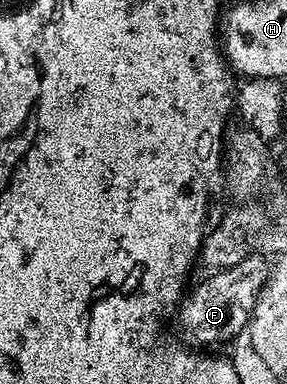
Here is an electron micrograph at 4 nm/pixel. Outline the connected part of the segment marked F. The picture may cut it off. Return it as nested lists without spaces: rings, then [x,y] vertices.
[[[252,255],[241,260],[236,266],[207,275],[177,306],[179,329],[187,340],[184,342],[191,347],[211,347],[207,345],[219,345],[222,341],[233,340],[239,332],[242,334],[250,323],[255,301],[267,281],[268,274],[269,261]]]

